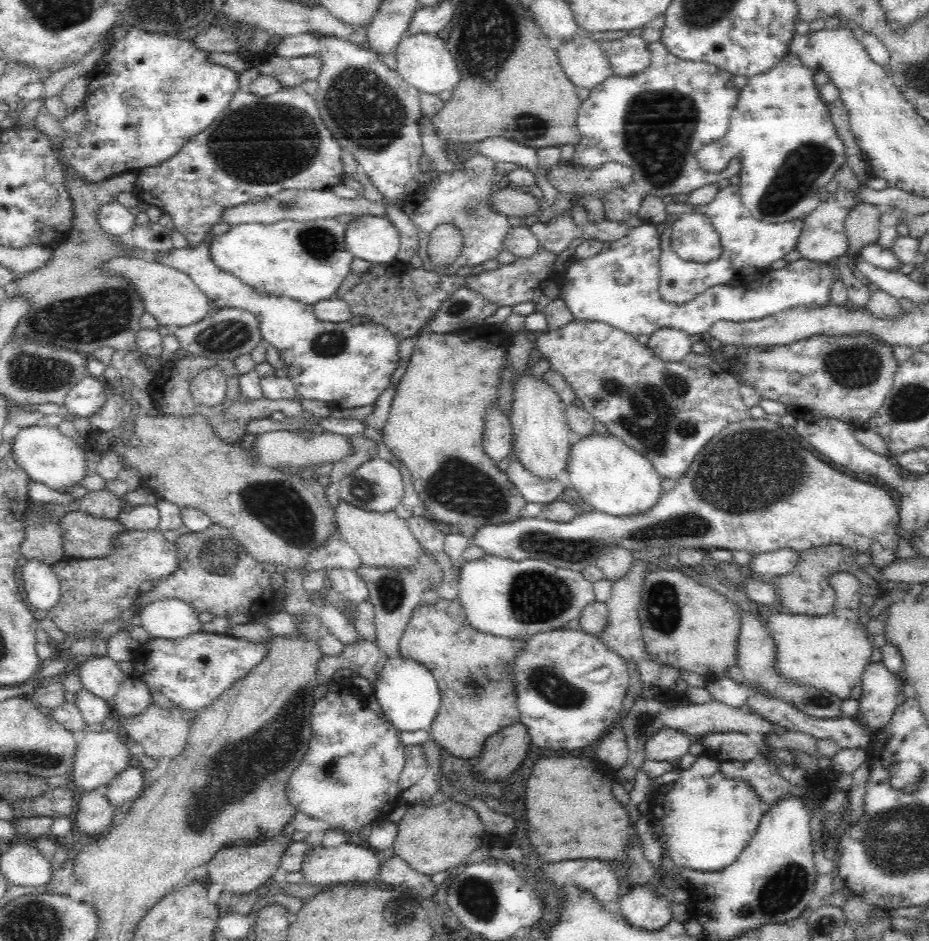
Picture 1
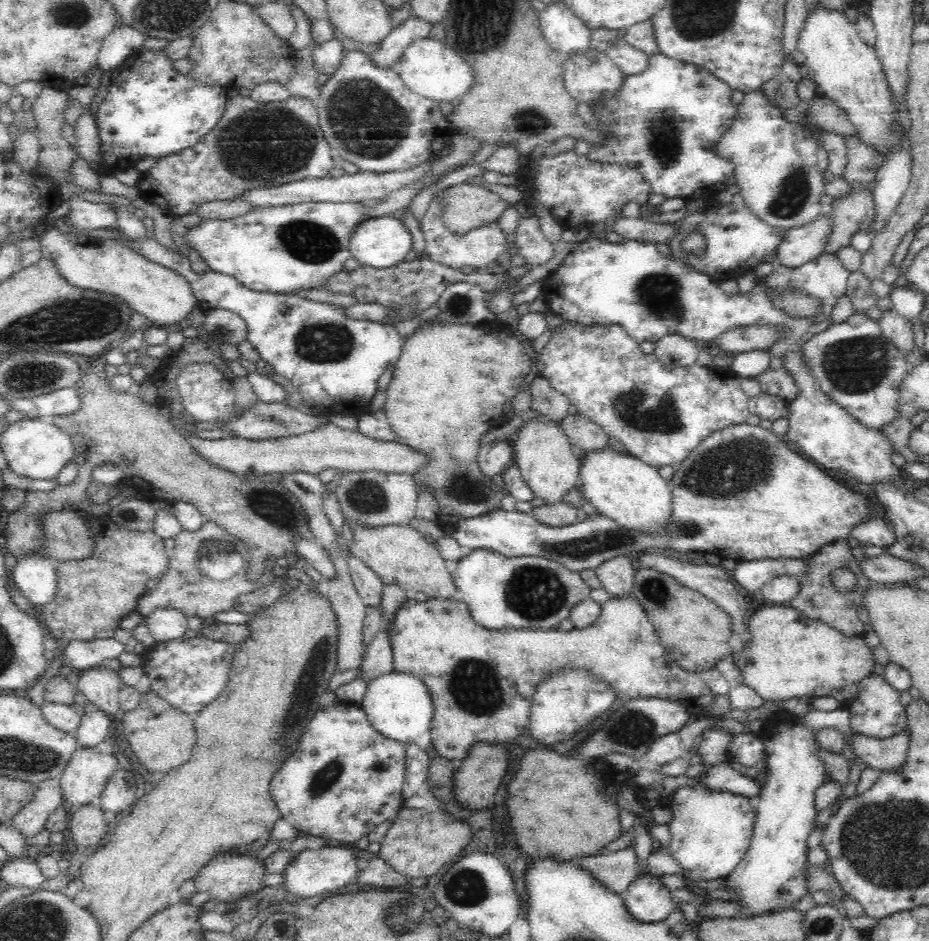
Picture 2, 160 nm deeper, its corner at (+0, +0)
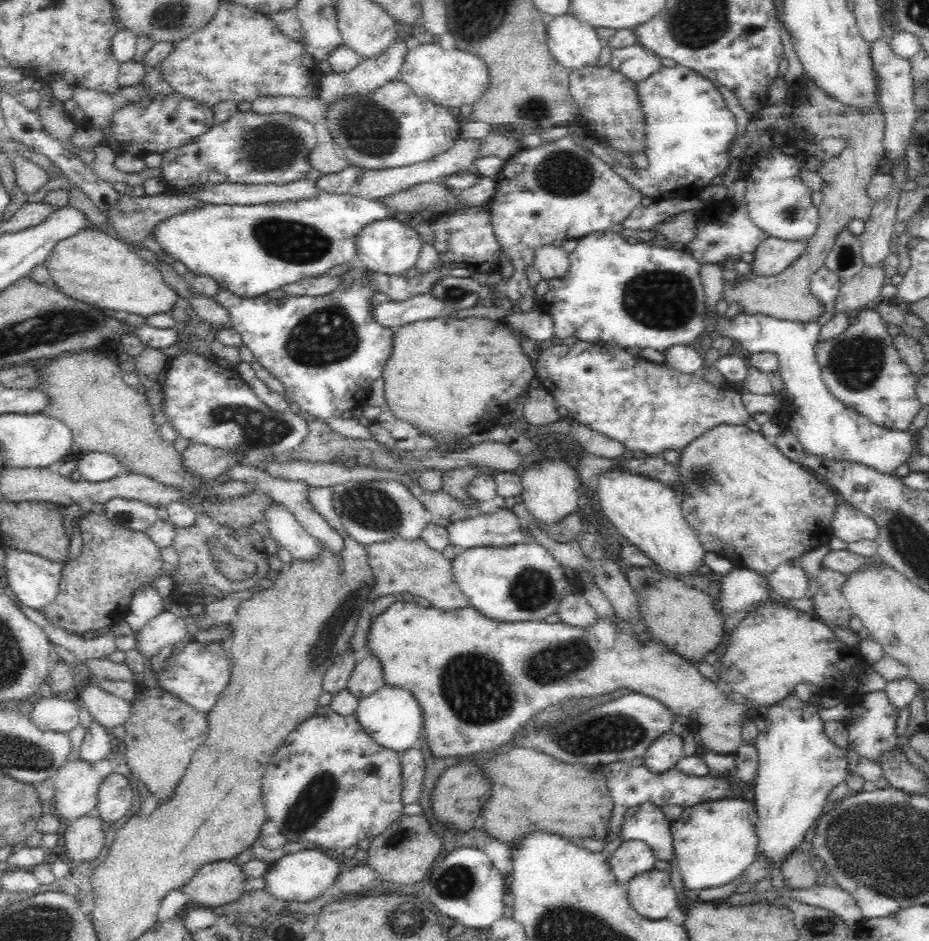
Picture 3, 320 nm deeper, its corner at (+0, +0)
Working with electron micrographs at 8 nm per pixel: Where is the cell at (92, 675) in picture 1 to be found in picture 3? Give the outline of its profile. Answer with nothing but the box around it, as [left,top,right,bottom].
[81,680,132,730]

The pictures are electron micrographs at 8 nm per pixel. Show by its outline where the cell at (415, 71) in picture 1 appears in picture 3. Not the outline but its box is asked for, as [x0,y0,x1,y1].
[401,43,489,109]

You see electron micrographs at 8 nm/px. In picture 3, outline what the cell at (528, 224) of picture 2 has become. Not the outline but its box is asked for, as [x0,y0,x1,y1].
[533,244,570,281]

